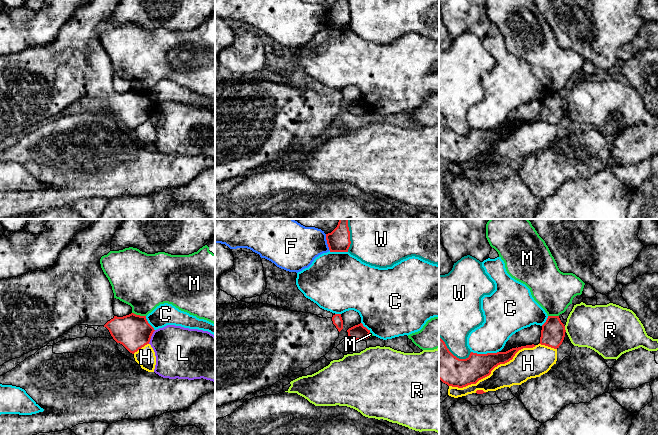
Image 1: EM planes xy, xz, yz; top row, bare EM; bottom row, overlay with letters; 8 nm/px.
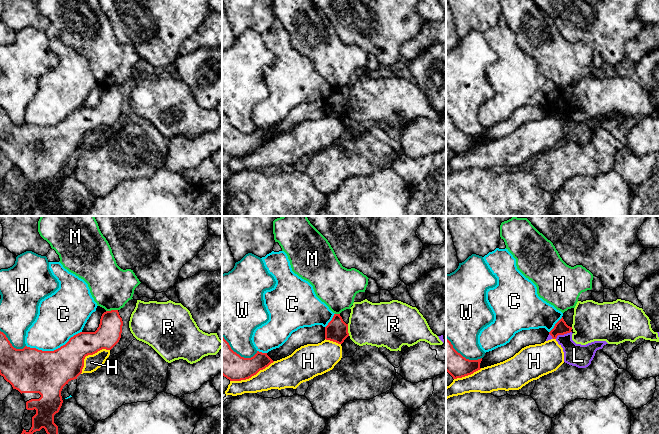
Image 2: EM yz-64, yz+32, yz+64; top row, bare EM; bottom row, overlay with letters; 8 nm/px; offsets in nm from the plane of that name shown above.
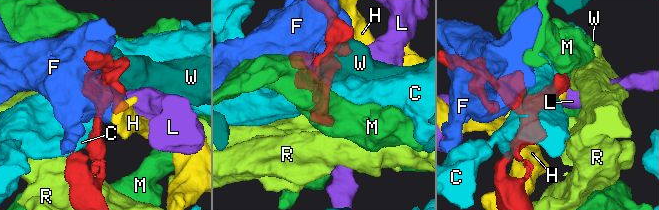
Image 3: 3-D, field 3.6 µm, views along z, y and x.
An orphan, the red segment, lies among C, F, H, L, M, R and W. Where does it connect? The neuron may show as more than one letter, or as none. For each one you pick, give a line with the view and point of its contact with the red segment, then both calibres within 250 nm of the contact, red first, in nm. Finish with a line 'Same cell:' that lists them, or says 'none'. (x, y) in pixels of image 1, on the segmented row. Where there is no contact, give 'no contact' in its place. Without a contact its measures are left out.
Same cell: none

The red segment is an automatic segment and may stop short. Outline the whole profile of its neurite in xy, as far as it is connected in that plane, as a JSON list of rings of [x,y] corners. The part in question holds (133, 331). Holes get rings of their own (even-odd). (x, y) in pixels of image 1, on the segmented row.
[[[96,219],[87,229],[76,234],[60,252],[55,264],[45,271],[32,271],[21,276],[0,280],[0,366],[9,360],[46,346],[76,325],[104,326],[113,339],[130,353],[149,344],[155,331],[146,316],[131,313],[117,317],[113,311],[114,293],[104,274],[100,259],[111,251],[112,238],[124,219]]]

